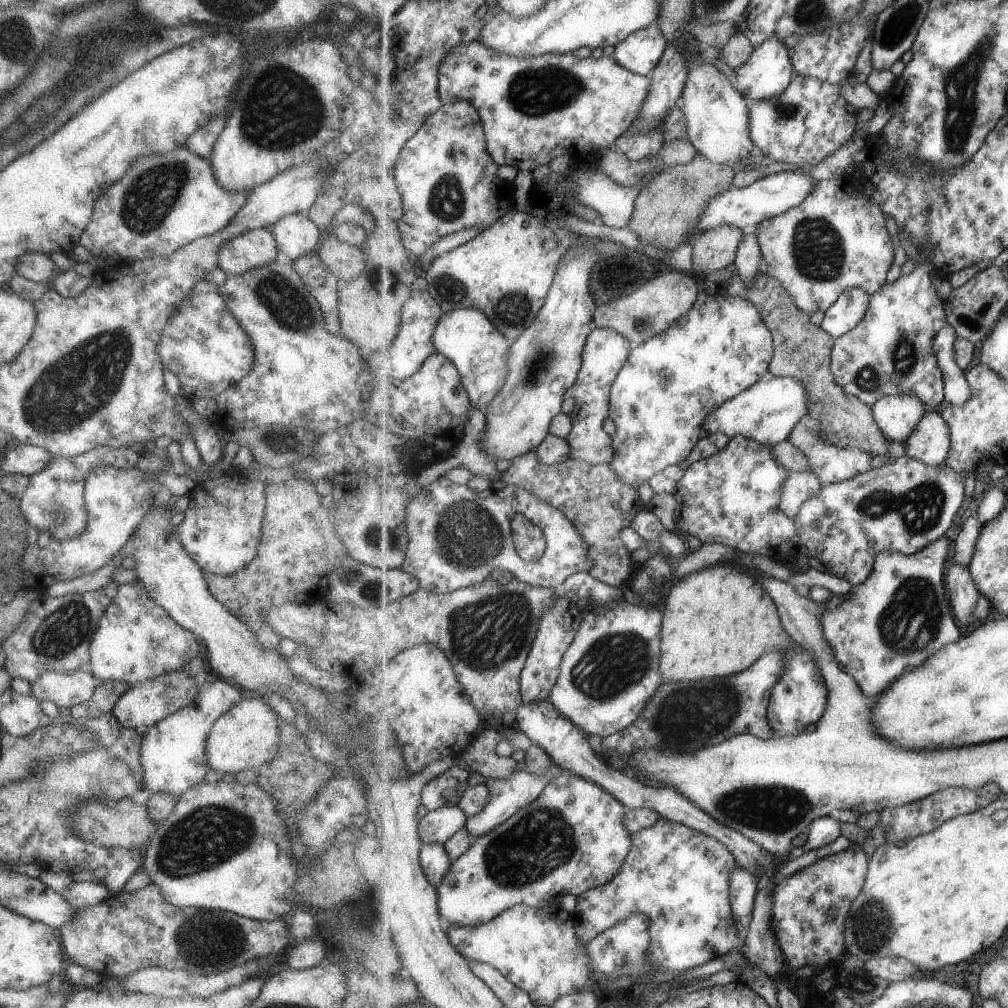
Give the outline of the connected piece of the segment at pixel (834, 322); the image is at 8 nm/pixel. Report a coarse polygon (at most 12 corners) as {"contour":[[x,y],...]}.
{"contour":[[853,287],[840,294],[822,326],[835,338],[868,314],[872,296]]}

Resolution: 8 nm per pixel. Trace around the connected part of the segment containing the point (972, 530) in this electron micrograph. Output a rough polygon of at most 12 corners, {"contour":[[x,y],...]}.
{"contour":[[966,517],[953,544],[951,559],[969,568],[983,524]]}

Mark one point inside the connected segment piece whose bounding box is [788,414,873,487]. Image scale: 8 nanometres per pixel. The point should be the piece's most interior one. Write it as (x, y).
(833, 465)

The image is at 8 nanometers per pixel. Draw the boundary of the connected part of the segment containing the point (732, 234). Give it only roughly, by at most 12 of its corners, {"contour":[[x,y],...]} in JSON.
{"contour":[[719,225],[695,235],[693,269],[733,266],[745,232]]}

